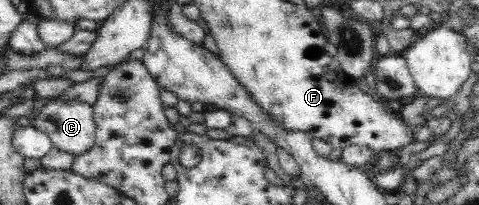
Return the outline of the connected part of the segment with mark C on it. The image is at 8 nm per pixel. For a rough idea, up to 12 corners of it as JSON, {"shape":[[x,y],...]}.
{"shape":[[46,99],[31,124],[76,157],[94,145],[93,107]]}

